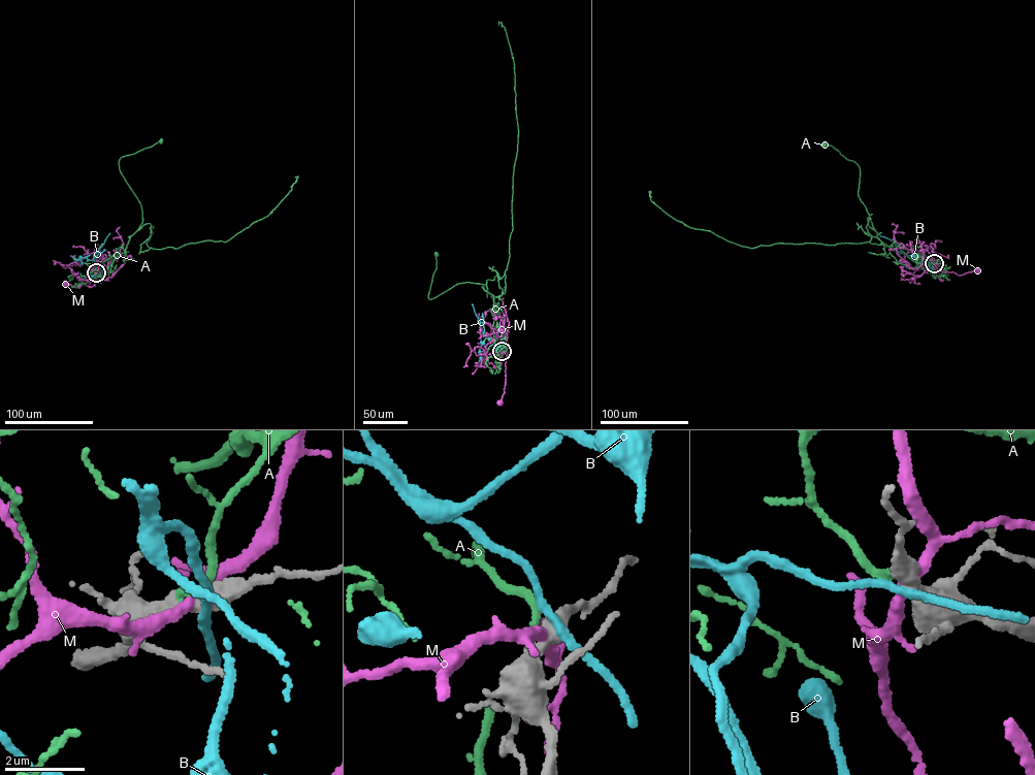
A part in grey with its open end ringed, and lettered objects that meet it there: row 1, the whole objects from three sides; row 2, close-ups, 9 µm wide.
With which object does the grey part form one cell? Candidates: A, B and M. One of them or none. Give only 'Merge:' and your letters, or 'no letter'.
Merge: A

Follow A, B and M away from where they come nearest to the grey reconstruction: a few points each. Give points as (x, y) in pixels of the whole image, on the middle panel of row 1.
A: (502, 351), (496, 336), (496, 305), (485, 284), (459, 283), (428, 298), (435, 254)
B: (502, 351), (484, 334), (472, 303)
M: (502, 351), (487, 354), (486, 346), (497, 335), (506, 345), (506, 384), (499, 402)

